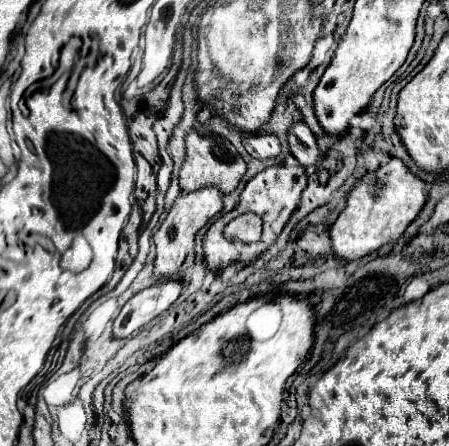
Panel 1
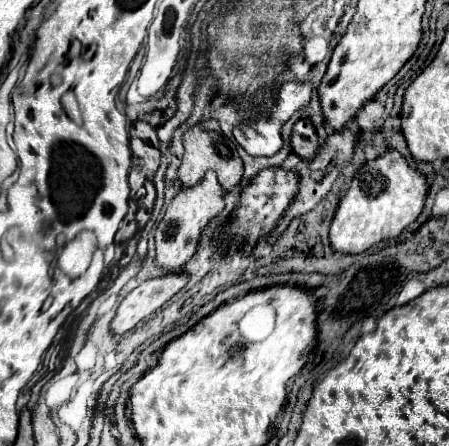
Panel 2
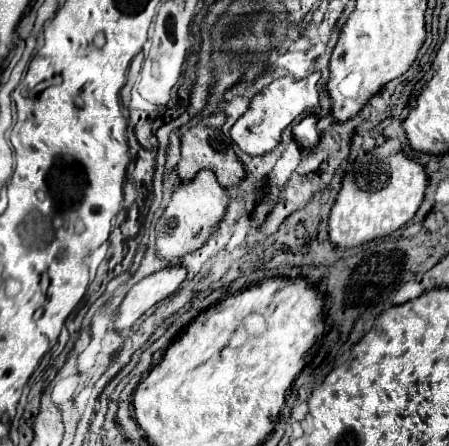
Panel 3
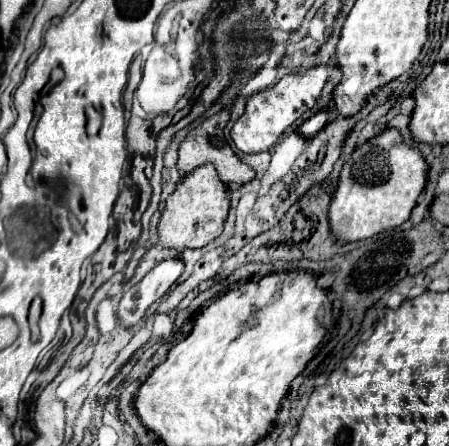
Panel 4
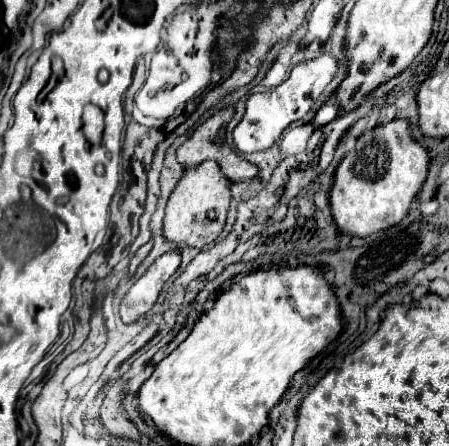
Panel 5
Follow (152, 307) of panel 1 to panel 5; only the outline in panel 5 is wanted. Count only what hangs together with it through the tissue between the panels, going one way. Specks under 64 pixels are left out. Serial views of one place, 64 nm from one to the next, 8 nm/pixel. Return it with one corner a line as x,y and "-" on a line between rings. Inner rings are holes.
180,252
162,254
148,272
132,284
126,296
120,302
120,318
126,324
138,322
158,300
164,284
174,276
180,268

